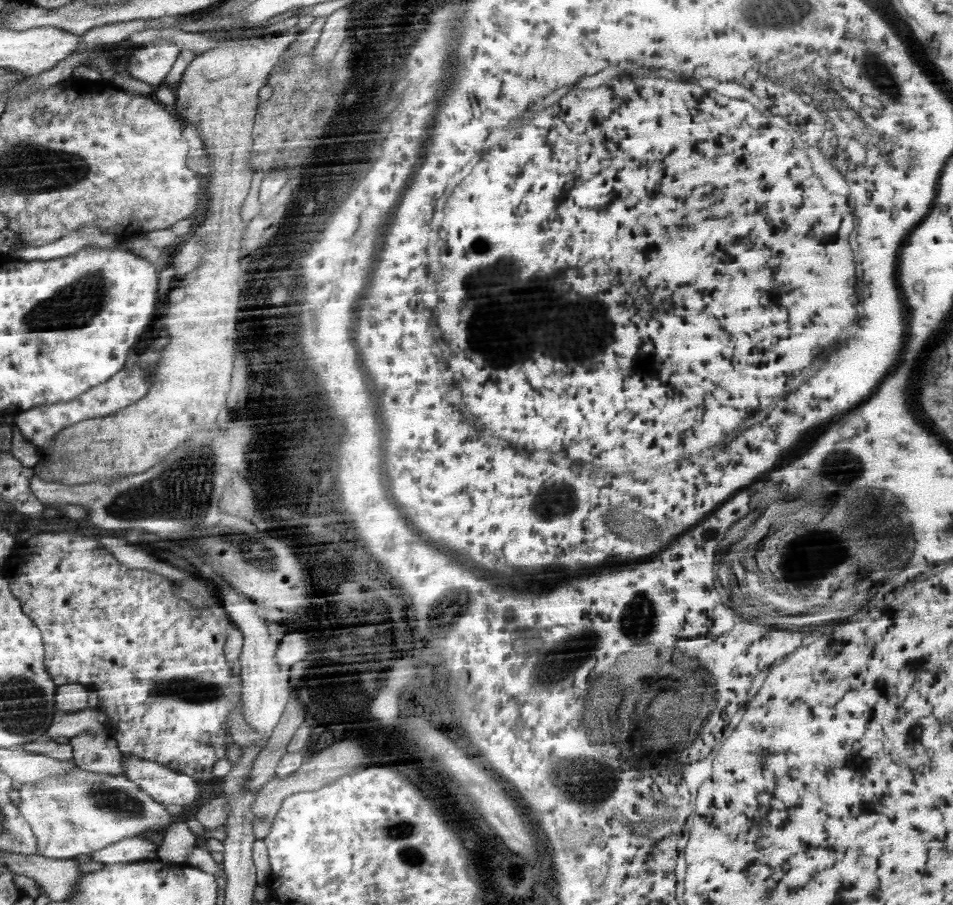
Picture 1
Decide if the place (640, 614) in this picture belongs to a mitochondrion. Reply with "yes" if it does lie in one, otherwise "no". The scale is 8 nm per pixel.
yes

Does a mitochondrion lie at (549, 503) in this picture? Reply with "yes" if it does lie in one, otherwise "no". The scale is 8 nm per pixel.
yes

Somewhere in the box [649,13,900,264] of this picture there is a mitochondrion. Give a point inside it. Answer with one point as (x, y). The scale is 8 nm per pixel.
(878, 75)

